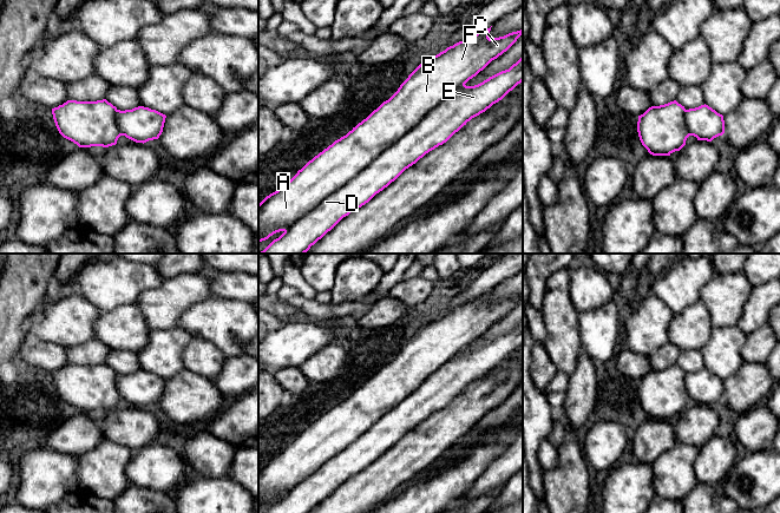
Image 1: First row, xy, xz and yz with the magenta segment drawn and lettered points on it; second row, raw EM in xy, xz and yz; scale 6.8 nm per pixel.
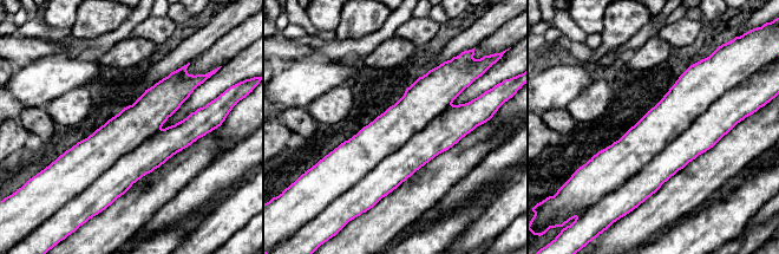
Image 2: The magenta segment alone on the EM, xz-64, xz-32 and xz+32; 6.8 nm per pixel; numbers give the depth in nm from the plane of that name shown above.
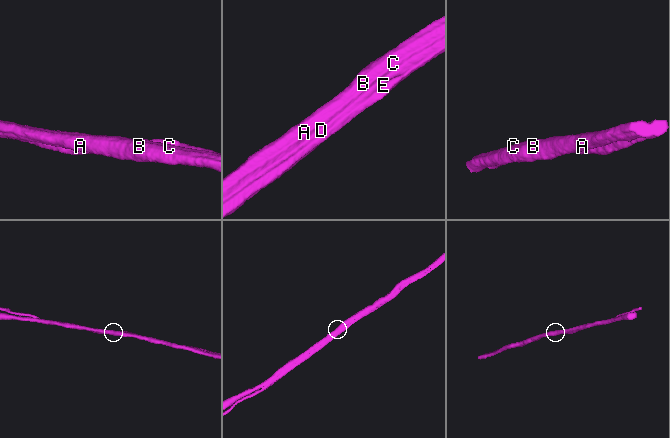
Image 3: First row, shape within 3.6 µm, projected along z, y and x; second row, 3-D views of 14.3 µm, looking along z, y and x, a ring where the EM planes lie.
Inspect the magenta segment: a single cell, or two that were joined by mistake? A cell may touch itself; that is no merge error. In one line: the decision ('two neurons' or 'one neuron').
one neuron

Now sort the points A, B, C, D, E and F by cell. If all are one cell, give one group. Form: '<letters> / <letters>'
A B C D E F

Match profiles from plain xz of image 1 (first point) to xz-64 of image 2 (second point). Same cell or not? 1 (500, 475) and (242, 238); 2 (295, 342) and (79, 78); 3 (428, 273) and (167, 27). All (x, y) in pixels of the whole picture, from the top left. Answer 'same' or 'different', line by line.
1: different
2: same
3: different

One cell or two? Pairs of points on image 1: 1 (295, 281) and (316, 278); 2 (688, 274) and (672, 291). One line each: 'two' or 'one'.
1: two
2: one

